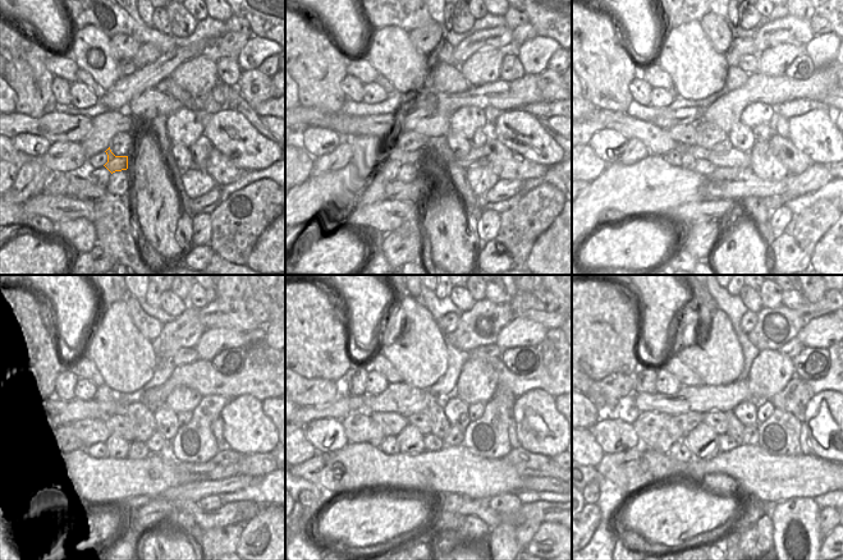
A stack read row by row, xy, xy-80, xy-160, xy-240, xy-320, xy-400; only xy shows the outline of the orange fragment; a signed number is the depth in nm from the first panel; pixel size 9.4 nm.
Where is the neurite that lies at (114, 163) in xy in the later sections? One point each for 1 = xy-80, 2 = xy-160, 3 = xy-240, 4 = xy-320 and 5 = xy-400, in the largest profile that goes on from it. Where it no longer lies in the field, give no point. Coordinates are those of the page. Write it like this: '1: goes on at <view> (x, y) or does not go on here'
1: goes on at xy-80 (402, 156)
2: goes on at xy-160 (718, 156)
3: goes on at xy-240 (156, 443)
4: goes on at xy-320 (454, 437)
5: goes on at xy-400 (751, 432)

